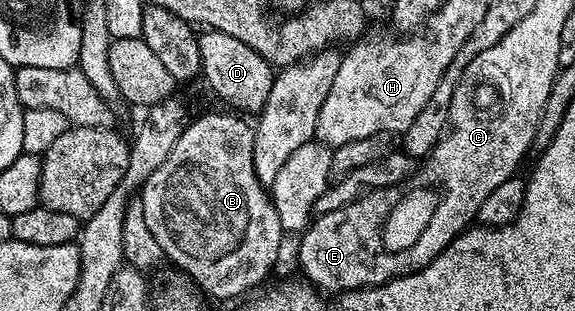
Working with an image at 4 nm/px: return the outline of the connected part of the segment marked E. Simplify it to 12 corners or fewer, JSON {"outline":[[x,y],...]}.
{"outline":[[385,188],[321,212],[300,233],[300,275],[325,294],[375,288],[429,265],[471,224],[459,208],[407,256],[369,234]]}

